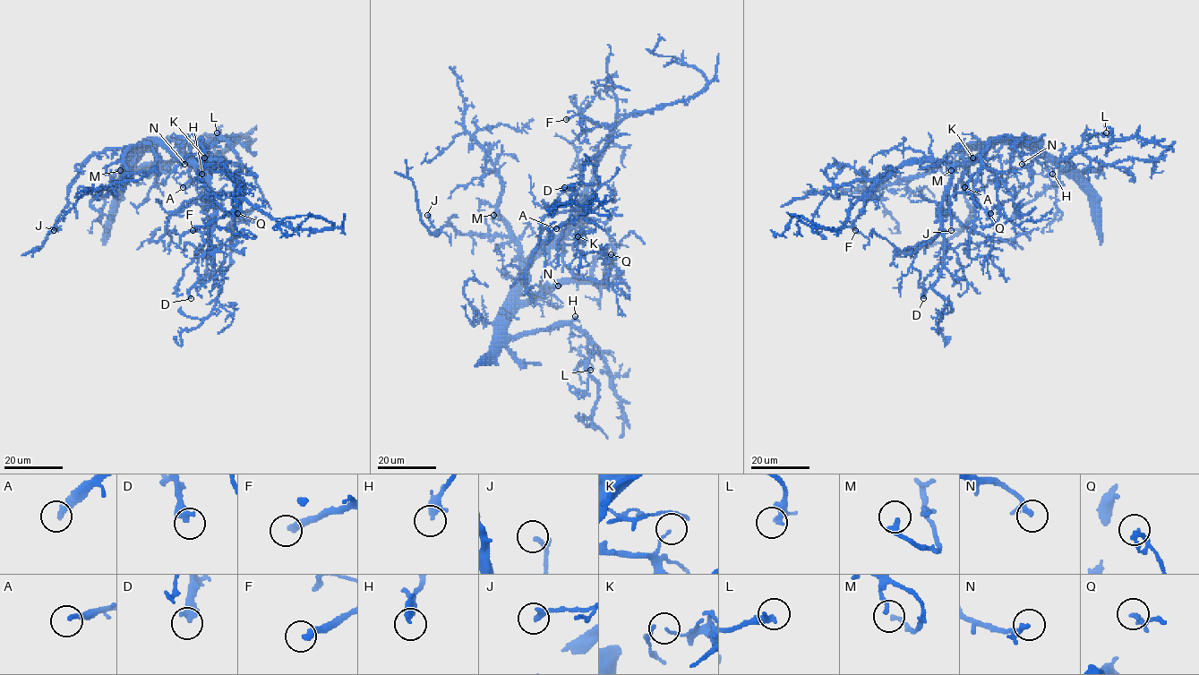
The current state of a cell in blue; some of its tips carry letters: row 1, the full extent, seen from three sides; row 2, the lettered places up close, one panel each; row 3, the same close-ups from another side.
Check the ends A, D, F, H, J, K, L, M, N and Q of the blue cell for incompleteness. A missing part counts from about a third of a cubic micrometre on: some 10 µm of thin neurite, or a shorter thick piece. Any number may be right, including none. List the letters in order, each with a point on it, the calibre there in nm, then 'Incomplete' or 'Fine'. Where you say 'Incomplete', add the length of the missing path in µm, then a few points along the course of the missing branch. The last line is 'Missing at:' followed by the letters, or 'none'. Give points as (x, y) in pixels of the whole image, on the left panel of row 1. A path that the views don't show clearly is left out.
A: Place: (183, 187). Thickness 240 nm. Fine
D: Place: (191, 298). Thickness 460 nm. Fine
F: Place: (192, 230). Thickness 320 nm. Fine
H: Place: (201, 174). Thickness 260 nm. Fine
J: Place: (54, 230). Thickness 220 nm. Fine
K: Place: (204, 158). Thickness 60 nm. Fine
L: Place: (217, 132). Thickness 340 nm. Fine
M: Place: (120, 170). Thickness 240 nm. Fine
N: Place: (184, 164). Thickness 170 nm. Fine
Q: Place: (237, 213). Thickness 240 nm. Fine
Missing at: none

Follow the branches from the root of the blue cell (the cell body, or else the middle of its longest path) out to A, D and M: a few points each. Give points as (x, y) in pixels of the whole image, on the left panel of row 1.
A: (125, 174), (129, 175), (133, 159), (149, 144), (165, 141), (195, 167), (197, 175), (183, 187)
D: (125, 174), (149, 144), (158, 141), (198, 160), (209, 170), (214, 230), (200, 250), (191, 298)
M: (125, 174), (129, 175), (129, 162), (146, 141), (132, 145), (124, 153), (123, 162), (125, 170), (120, 170)

